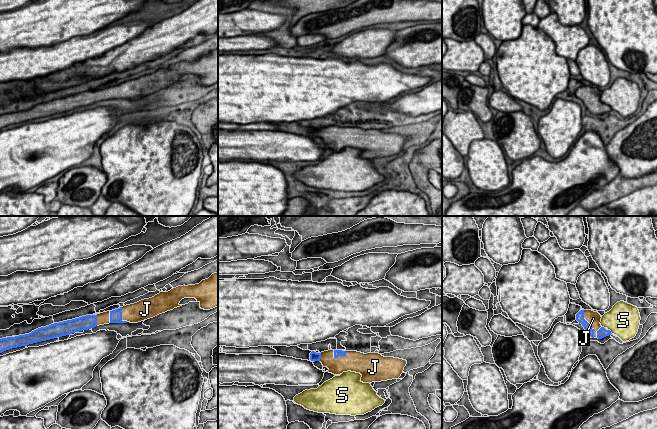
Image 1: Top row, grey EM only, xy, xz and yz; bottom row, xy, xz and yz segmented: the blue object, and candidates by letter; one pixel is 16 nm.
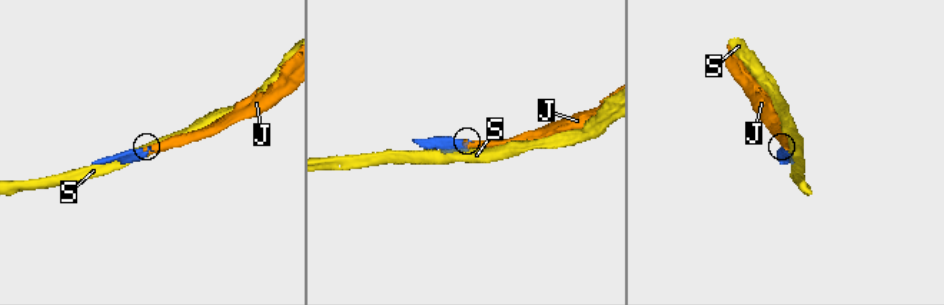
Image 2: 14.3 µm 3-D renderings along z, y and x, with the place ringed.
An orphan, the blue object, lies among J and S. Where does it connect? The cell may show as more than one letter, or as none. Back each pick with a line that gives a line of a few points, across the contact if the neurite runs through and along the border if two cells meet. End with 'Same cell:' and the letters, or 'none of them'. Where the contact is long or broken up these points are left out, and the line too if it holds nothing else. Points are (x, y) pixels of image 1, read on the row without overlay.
Same cell: J

